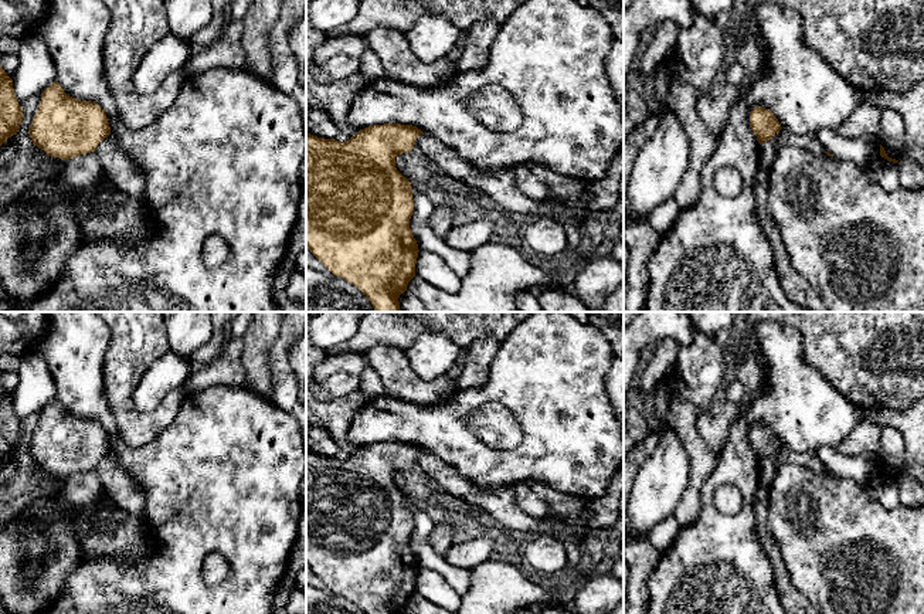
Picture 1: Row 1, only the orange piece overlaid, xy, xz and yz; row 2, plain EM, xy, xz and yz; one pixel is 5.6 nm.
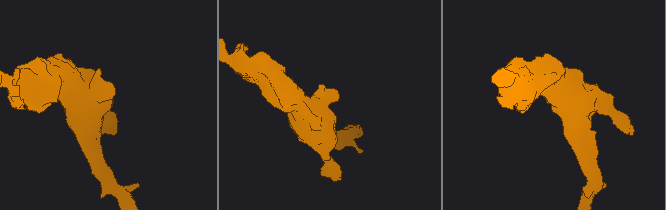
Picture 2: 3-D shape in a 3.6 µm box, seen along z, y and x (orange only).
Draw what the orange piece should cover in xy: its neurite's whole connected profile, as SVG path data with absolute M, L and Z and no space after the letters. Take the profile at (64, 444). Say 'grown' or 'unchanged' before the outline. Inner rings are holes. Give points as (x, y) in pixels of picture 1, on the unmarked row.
unchanged; M54 398L41 410L28 452L48 474L69 478L94 469L111 452L111 444L98 421L67 413Z

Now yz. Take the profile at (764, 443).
unchanged; M755 424L750 430L750 445L757 454L760 462L770 458L775 451L782 447L781 441L772 432L772 430L762 424Z

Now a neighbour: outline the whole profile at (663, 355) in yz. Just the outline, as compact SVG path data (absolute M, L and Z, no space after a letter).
M663 339L652 346L649 359L639 379L639 391L649 394L656 391L667 372L676 364L680 345L675 339Z

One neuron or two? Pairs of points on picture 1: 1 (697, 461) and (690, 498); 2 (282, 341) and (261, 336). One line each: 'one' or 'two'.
1: one
2: two

